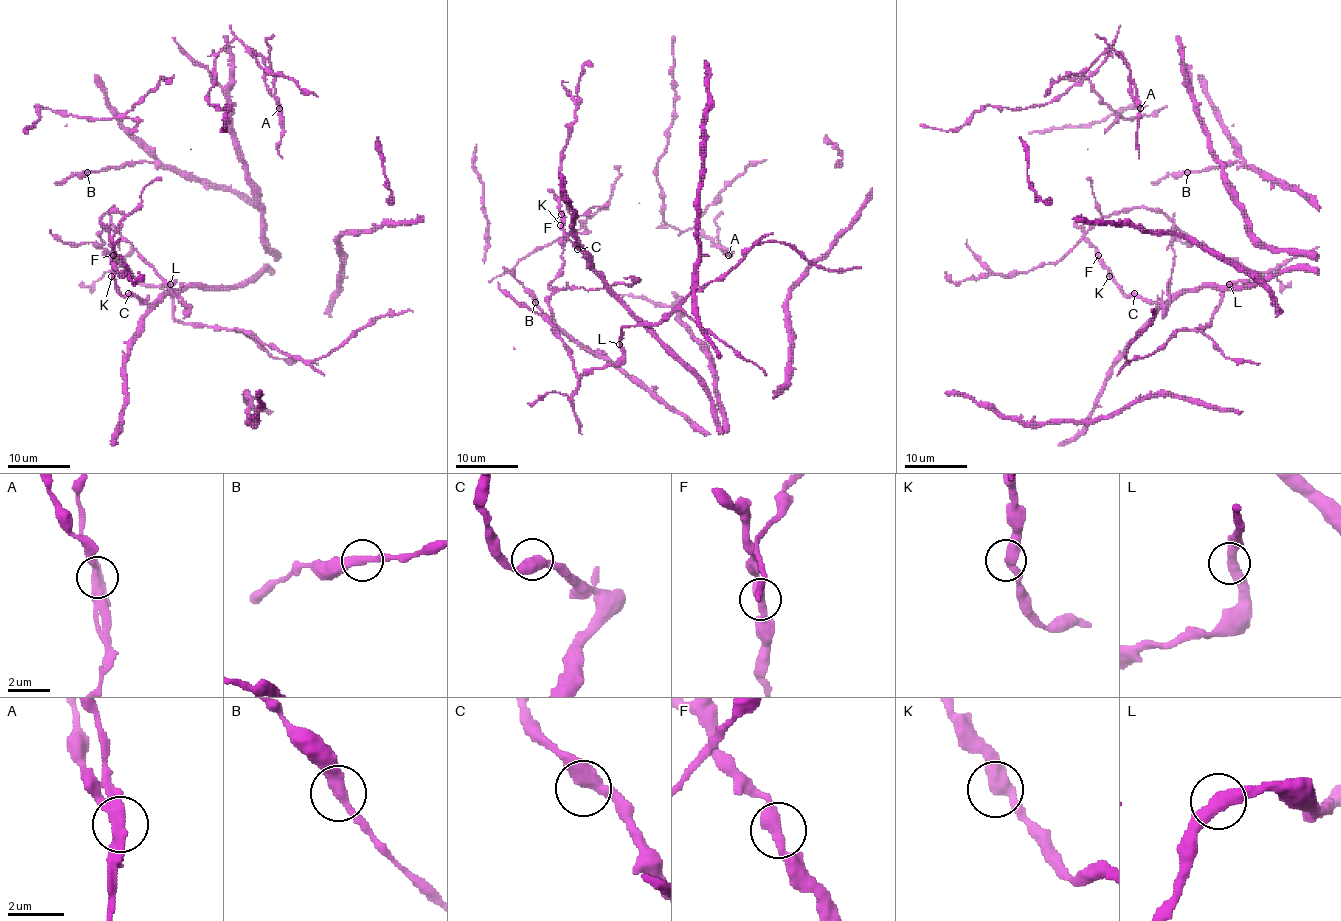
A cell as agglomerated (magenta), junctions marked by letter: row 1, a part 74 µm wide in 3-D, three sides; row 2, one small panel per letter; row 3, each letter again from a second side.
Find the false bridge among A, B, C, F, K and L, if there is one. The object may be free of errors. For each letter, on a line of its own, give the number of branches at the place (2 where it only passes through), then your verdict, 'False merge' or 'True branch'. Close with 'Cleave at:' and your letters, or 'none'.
A: Branches: 2. False merge
B: Branches: 2. True branch
C: Branches: 2. True branch
F: Branches: 2. True branch
K: Branches: 2. True branch
L: Branches: 2. True branch
Cleave at: A

